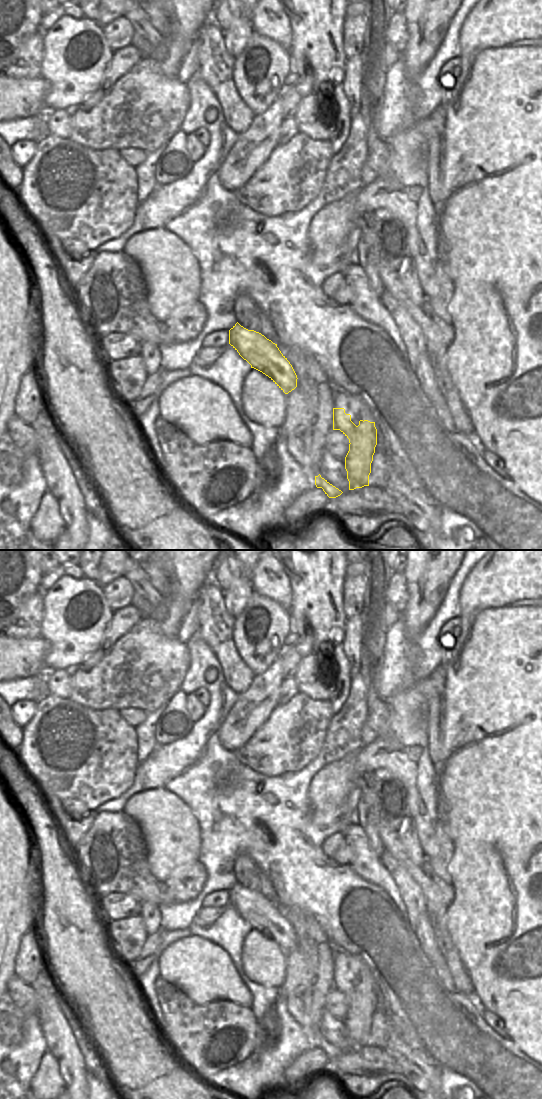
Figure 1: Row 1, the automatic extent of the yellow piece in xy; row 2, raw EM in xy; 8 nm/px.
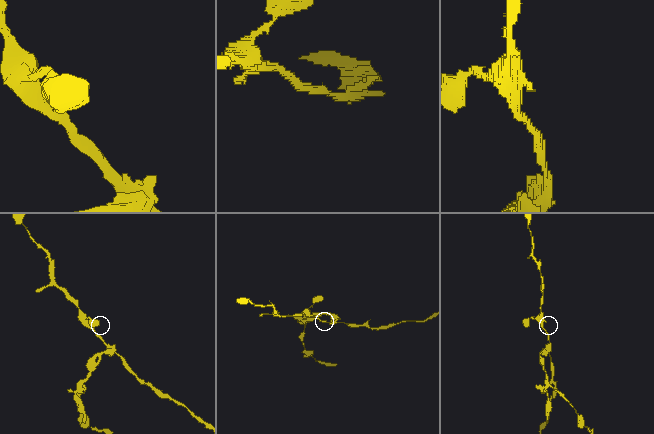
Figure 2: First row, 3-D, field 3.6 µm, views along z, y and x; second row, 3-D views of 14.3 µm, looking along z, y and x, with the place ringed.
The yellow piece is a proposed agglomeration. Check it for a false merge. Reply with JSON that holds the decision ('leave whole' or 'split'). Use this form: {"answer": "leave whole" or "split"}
{"answer": "split"}

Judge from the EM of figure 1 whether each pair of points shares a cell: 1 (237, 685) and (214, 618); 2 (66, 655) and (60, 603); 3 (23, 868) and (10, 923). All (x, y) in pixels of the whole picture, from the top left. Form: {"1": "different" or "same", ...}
{"1": "same", "2": "same", "3": "same"}

